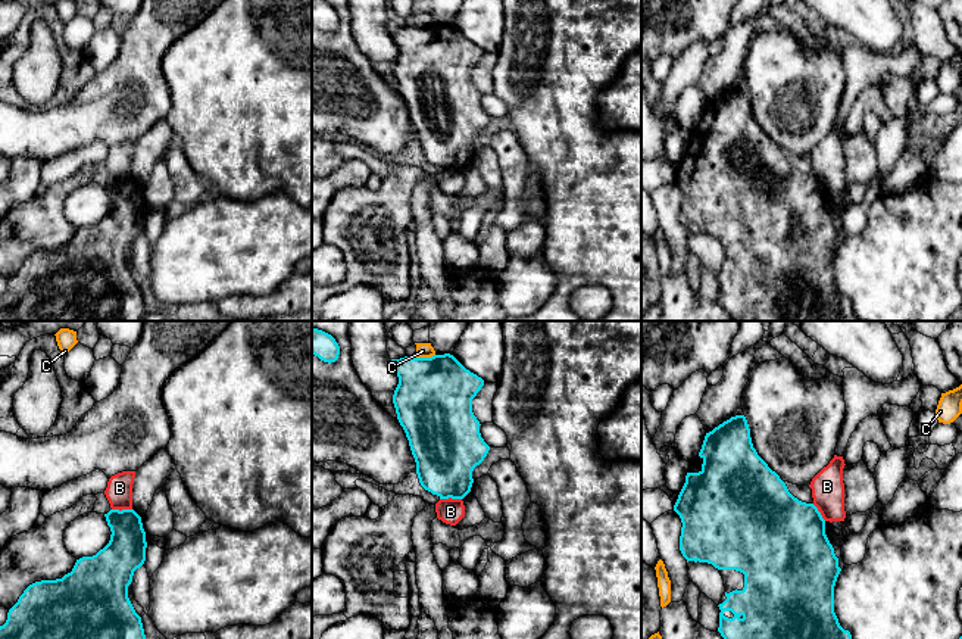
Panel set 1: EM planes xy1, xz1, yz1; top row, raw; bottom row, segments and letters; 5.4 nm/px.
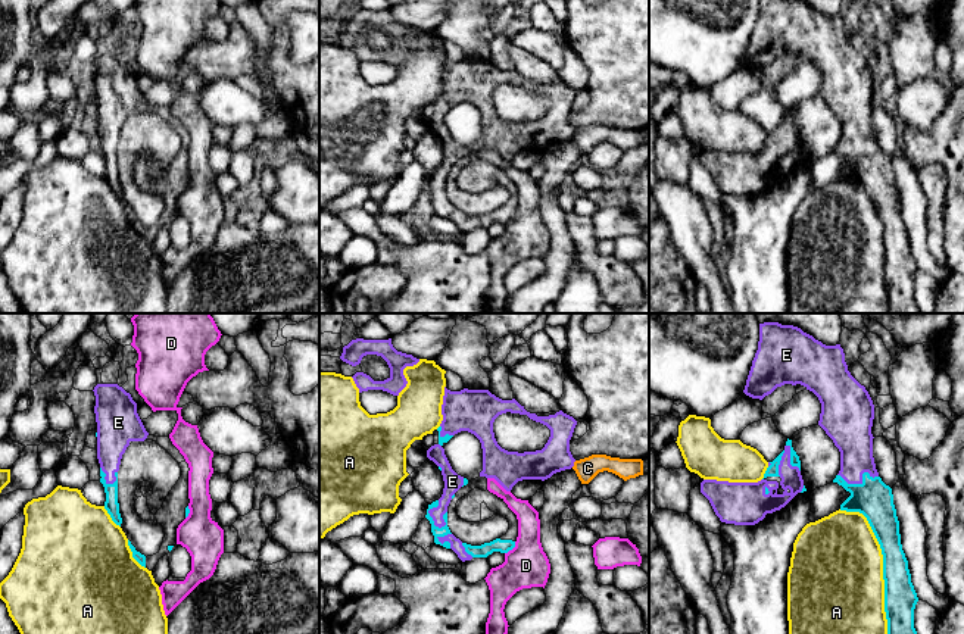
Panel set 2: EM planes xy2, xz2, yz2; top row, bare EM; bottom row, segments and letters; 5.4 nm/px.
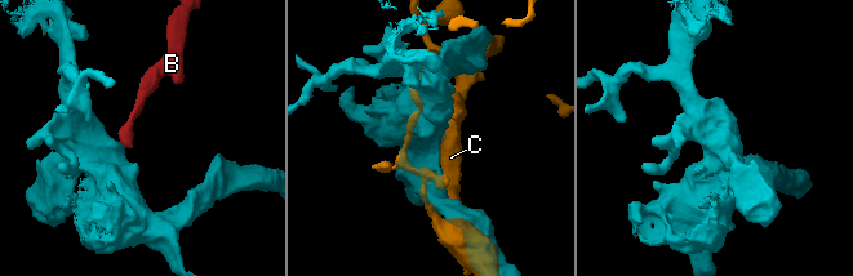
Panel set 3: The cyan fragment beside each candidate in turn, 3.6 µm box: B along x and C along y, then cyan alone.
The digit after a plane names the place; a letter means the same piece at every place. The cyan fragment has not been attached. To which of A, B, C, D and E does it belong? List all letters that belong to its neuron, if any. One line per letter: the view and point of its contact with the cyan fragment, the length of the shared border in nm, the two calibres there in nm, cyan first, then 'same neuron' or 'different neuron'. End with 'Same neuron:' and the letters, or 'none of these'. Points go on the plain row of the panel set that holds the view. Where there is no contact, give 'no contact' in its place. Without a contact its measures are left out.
A: contact yz2 (883, 237); length 750 nm; calibres 180 and 500 nm; different neuron
B: contact xz1 (450, 167); length 120 nm; calibres 360 and 140 nm; different neuron
C: contact xz1 (424, 28); length 120 nm; calibres 420 and 80 nm; different neuron
D: contact xz2 (511, 219); length 90 nm; calibres 80 and 240 nm; different neuron
E: contact xz2 (429, 184); length 160 nm; calibres 50 and 100 nm; same neuron
Same neuron: E

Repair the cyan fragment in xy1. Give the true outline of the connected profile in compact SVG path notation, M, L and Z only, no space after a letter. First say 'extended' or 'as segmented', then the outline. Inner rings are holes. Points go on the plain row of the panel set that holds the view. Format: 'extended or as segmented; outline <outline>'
as segmented; outline M110 180L104 184L107 196L110 197L110 211L93 227L82 227L76 230L71 243L56 250L41 250L29 255L19 266L18 272L9 280L7 290L0 296L0 321L141 321L147 314L141 287L135 283L129 268L128 256L132 252L134 241L146 231L146 202L143 199L141 187L134 180Z

